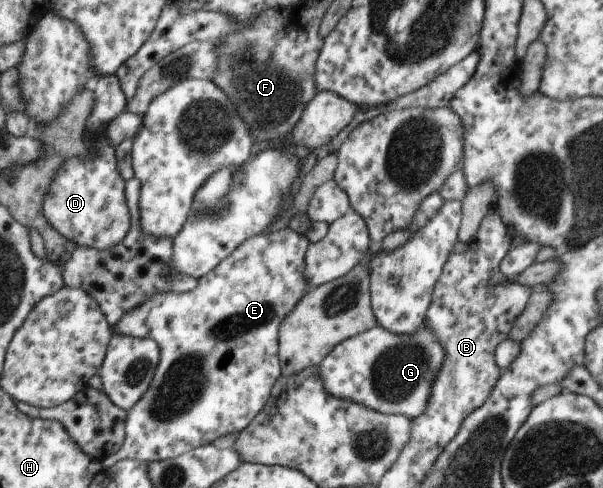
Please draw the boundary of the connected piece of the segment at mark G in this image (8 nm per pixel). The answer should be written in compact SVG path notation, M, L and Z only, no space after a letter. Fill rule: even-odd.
M425 324L414 334L398 335L374 326L336 345L319 364L329 395L363 404L382 414L420 416L429 403L431 384L445 360L445 351Z

